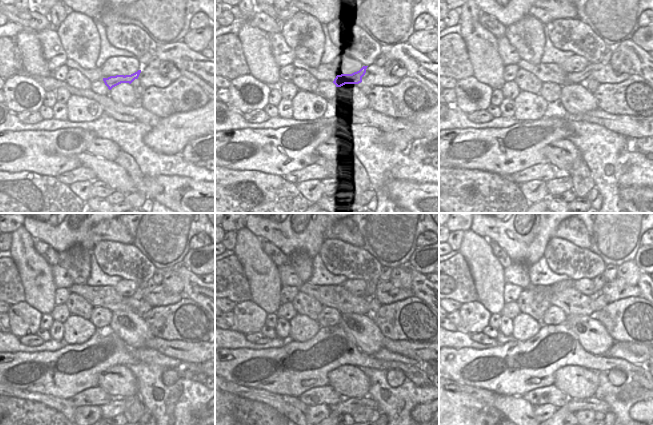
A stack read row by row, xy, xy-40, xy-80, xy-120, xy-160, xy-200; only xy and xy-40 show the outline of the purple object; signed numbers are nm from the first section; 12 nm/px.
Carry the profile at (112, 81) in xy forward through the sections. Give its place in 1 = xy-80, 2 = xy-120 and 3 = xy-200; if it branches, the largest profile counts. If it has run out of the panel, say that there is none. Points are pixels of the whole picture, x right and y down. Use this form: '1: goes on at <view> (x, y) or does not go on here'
1: goes on at xy-80 (581, 77)
2: goes on at xy-120 (138, 295)
3: goes on at xy-200 (599, 281)

